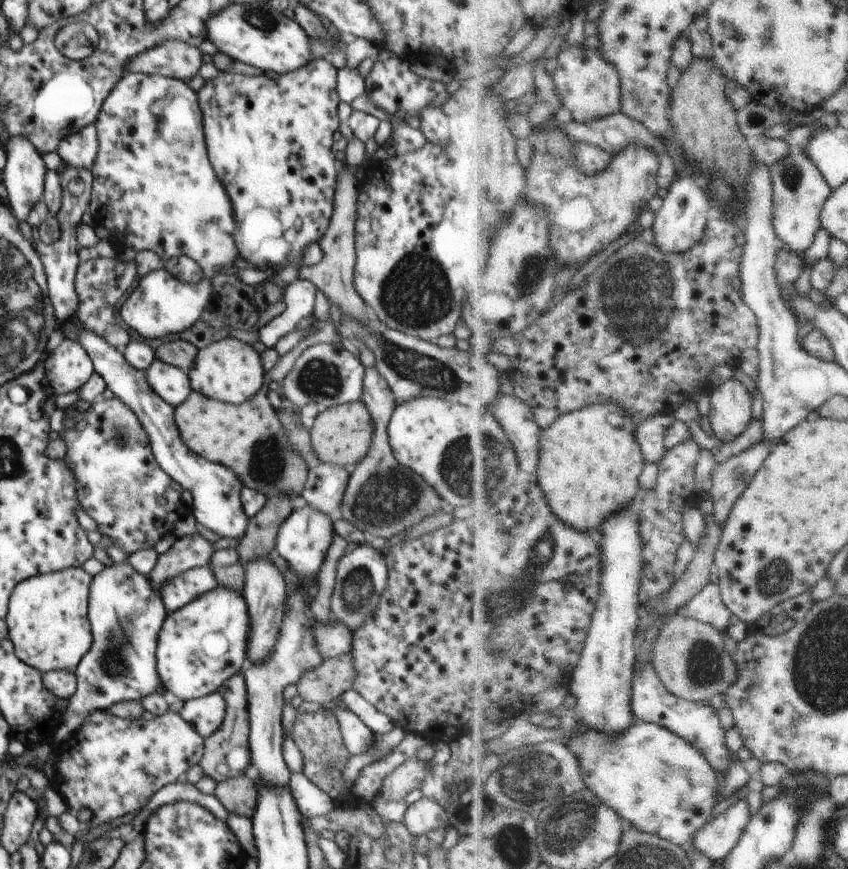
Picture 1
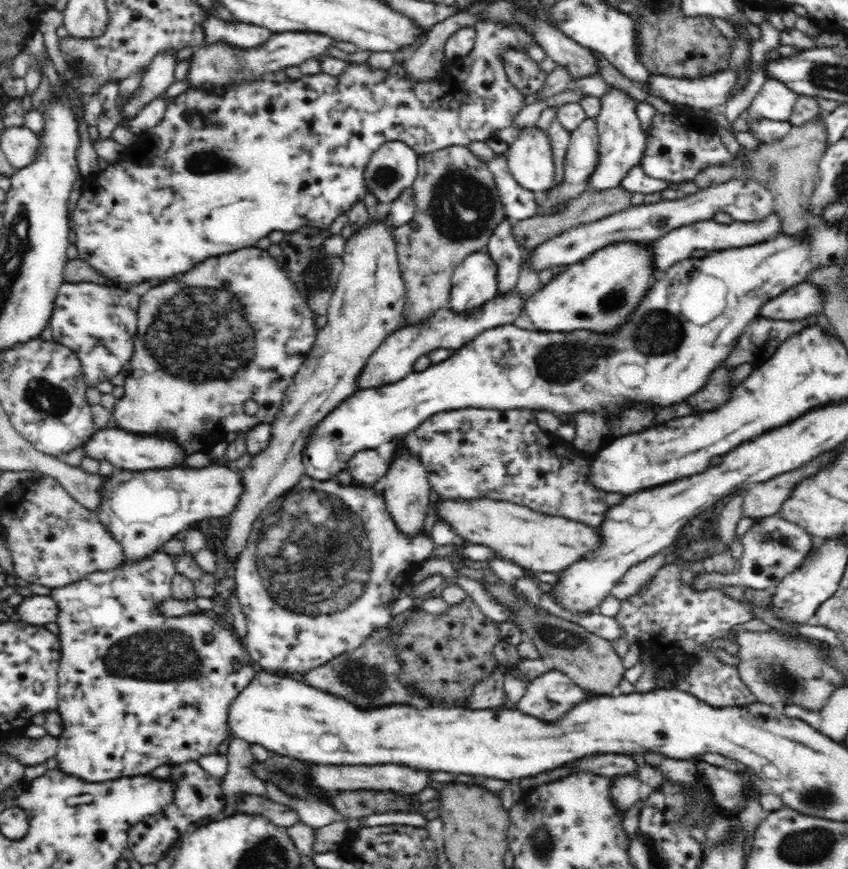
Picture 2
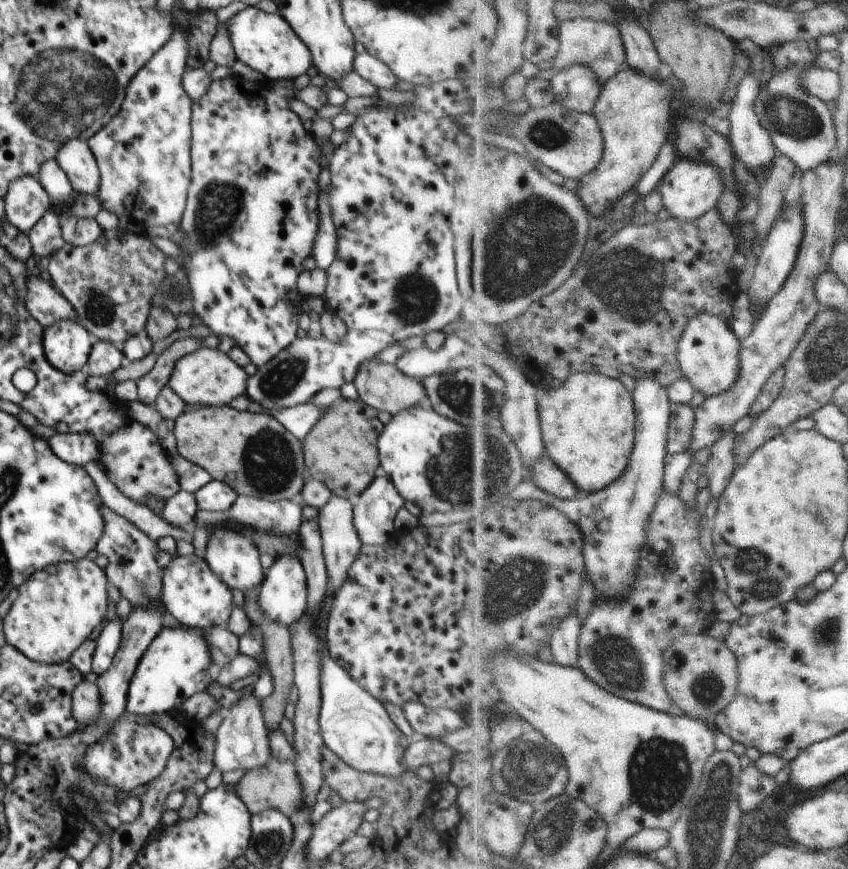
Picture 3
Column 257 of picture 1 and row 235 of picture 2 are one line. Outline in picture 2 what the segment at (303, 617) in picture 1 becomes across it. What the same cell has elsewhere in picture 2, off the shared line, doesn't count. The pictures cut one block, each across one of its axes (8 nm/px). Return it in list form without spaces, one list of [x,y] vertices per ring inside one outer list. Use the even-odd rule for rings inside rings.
[[[774,212],[758,222],[734,221],[732,224],[724,225],[718,224],[714,219],[701,220],[700,222],[686,224],[686,226],[680,226],[680,228],[667,232],[664,236],[652,241],[650,247],[654,251],[655,268],[664,271],[681,260],[690,257],[690,254],[696,249],[719,251],[732,247],[755,245],[776,237],[780,232],[782,232],[781,220]]]

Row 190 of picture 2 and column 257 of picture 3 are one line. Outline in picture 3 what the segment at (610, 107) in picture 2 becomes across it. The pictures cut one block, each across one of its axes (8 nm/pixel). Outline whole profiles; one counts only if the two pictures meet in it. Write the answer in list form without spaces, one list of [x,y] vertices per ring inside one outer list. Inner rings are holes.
[[[278,555],[259,586],[257,606],[269,619],[289,627],[307,610],[308,593],[307,576],[301,560],[296,555]]]

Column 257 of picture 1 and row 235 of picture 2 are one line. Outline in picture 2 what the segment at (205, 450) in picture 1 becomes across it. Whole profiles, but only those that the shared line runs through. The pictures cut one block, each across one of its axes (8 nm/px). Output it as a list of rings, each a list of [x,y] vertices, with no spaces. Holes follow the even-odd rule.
[[[452,145],[450,147],[443,148],[443,150],[424,153],[423,155],[418,156],[417,165],[418,172],[411,186],[413,188],[415,203],[417,206],[414,216],[409,223],[397,226],[392,230],[394,241],[396,241],[399,268],[401,270],[402,279],[405,283],[406,304],[404,306],[403,318],[406,318],[408,326],[411,325],[412,327],[416,327],[417,324],[424,324],[424,322],[426,322],[426,320],[428,320],[428,318],[434,315],[437,311],[448,307],[452,288],[451,281],[455,269],[470,253],[480,251],[481,248],[487,246],[492,232],[494,232],[494,229],[502,222],[502,219],[506,217],[492,172],[490,172],[487,163],[480,161],[480,159],[476,159],[476,155],[468,149],[468,146]]]

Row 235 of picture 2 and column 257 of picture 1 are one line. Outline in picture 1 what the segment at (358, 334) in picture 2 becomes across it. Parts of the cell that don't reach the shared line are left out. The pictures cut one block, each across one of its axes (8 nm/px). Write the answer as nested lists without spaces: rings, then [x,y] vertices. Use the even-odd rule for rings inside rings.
[[[226,337],[199,349],[194,366],[190,370],[189,381],[194,392],[224,403],[239,405],[250,400],[267,384],[266,372],[262,366],[261,354],[251,343],[238,338]]]

